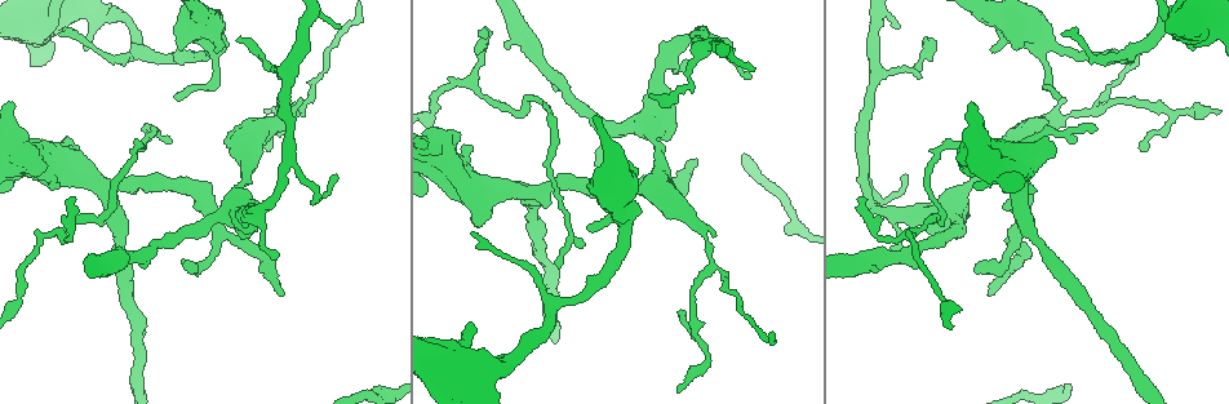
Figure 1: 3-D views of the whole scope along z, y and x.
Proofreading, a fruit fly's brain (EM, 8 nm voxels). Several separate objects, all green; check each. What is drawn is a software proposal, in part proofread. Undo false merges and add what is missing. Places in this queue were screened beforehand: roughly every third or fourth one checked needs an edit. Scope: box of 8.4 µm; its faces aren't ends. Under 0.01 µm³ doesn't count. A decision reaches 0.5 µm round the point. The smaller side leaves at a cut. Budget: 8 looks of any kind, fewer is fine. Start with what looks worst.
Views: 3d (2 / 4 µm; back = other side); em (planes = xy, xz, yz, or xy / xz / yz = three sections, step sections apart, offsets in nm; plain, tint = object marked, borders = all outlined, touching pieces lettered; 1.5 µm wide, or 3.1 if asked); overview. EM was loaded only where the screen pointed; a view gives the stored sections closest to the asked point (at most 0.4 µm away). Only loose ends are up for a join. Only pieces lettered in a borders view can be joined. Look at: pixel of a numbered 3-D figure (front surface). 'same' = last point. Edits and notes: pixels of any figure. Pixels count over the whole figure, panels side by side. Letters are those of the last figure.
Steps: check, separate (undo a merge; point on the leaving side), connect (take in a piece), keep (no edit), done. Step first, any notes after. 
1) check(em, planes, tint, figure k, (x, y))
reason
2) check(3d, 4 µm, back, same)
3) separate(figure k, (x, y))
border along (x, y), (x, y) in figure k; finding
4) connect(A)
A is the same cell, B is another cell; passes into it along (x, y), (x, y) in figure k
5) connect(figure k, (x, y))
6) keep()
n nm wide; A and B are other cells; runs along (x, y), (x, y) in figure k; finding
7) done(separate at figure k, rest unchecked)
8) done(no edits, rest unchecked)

check(3d, 2 µm, back, figure 1, (987, 295))
free end

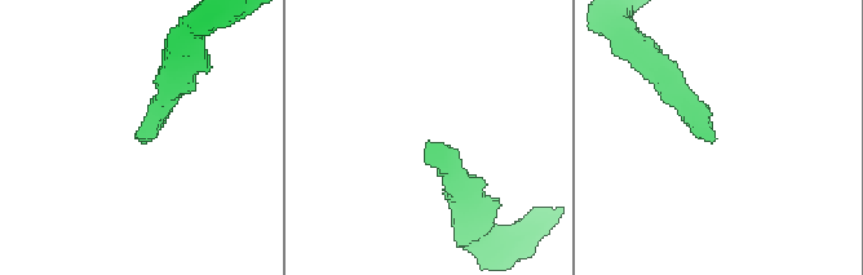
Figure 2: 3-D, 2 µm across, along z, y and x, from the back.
check(em, planes, borders, figure 2, (431, 145))

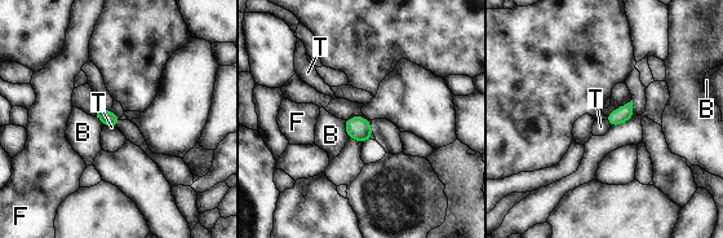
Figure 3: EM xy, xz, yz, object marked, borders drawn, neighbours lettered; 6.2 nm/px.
keep()
B, F and T are other cells; none of them fits

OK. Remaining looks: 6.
check(em, yz, step 4, tint, figure 1, (990, 48))
free end

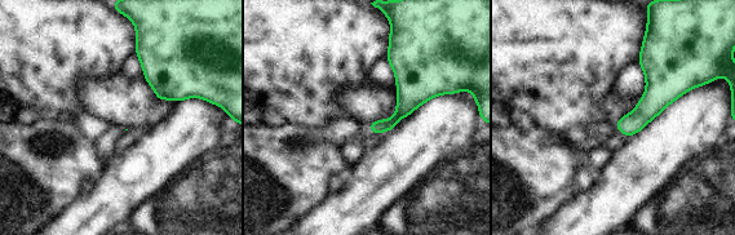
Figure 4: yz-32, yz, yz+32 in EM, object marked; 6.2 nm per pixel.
check(em, planes, borders, same)
cut it another way

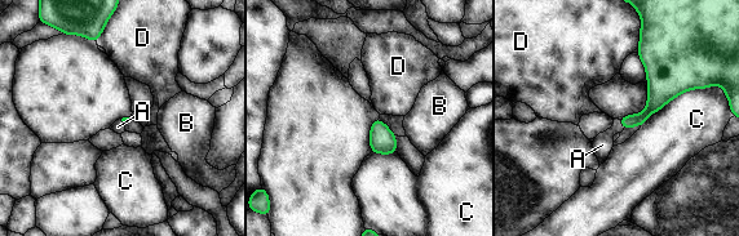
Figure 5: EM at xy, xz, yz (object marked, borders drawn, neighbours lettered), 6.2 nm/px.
connect(A)
C touches over 340 nm; A is the same cell, B, C and D are other cells; passes into it along (654, 103), (620, 124), (602, 145) in figure 5; the neuron continues

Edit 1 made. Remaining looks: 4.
check(em, planes, borders, figure 1, (76, 199))
tapers out

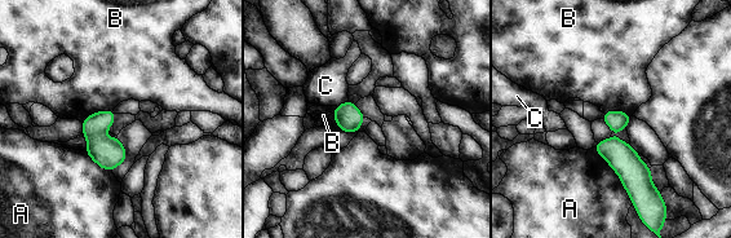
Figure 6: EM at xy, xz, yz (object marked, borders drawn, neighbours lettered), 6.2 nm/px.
keep()
A, B and C are other cells; border along (113, 109), (94, 111), (82, 122) in figure 6; none of them fits

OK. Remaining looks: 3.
done(connect at figure 5, rest unchecked)

